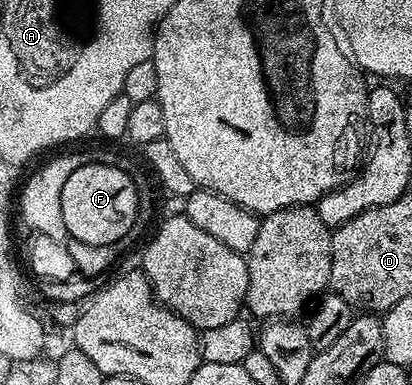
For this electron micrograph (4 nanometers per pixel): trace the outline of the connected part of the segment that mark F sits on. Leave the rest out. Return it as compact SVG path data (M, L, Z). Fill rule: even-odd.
M97 162L77 168L73 172L73 176L70 176L69 180L65 180L65 188L61 191L61 216L65 220L65 228L68 235L81 244L104 246L121 240L133 226L134 220L138 216L138 208L138 192L135 190L134 179L121 168Z

